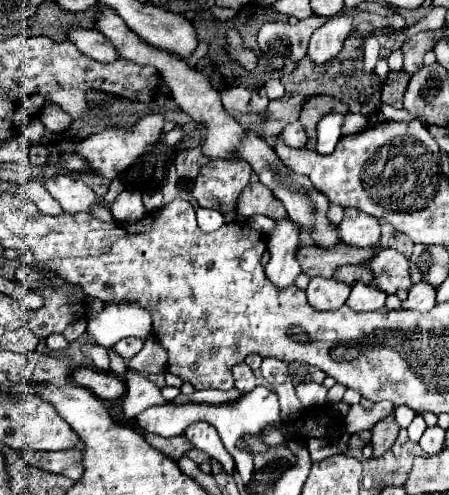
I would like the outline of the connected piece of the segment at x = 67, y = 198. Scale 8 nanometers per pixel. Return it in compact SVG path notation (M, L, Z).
M56 175L46 179L44 187L56 201L60 201L64 213L88 211L96 201L94 191L82 179L74 179L70 175Z

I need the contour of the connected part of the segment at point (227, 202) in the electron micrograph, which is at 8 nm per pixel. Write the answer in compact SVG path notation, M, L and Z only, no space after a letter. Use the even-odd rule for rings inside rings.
M214 159L208 161L194 183L192 195L200 207L218 209L228 213L236 209L236 199L248 185L252 169L240 159Z

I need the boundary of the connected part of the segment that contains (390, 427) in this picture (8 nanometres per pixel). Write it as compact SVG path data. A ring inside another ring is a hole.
M394 413L384 417L382 421L378 421L372 429L372 447L374 447L374 457L382 457L396 441L398 437L398 423L394 419Z

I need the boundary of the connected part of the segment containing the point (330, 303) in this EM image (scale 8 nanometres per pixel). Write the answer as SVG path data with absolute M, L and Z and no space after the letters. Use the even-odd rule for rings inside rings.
M312 277L306 289L308 303L318 311L332 311L346 303L350 295L350 285L344 285L336 279L326 277Z

